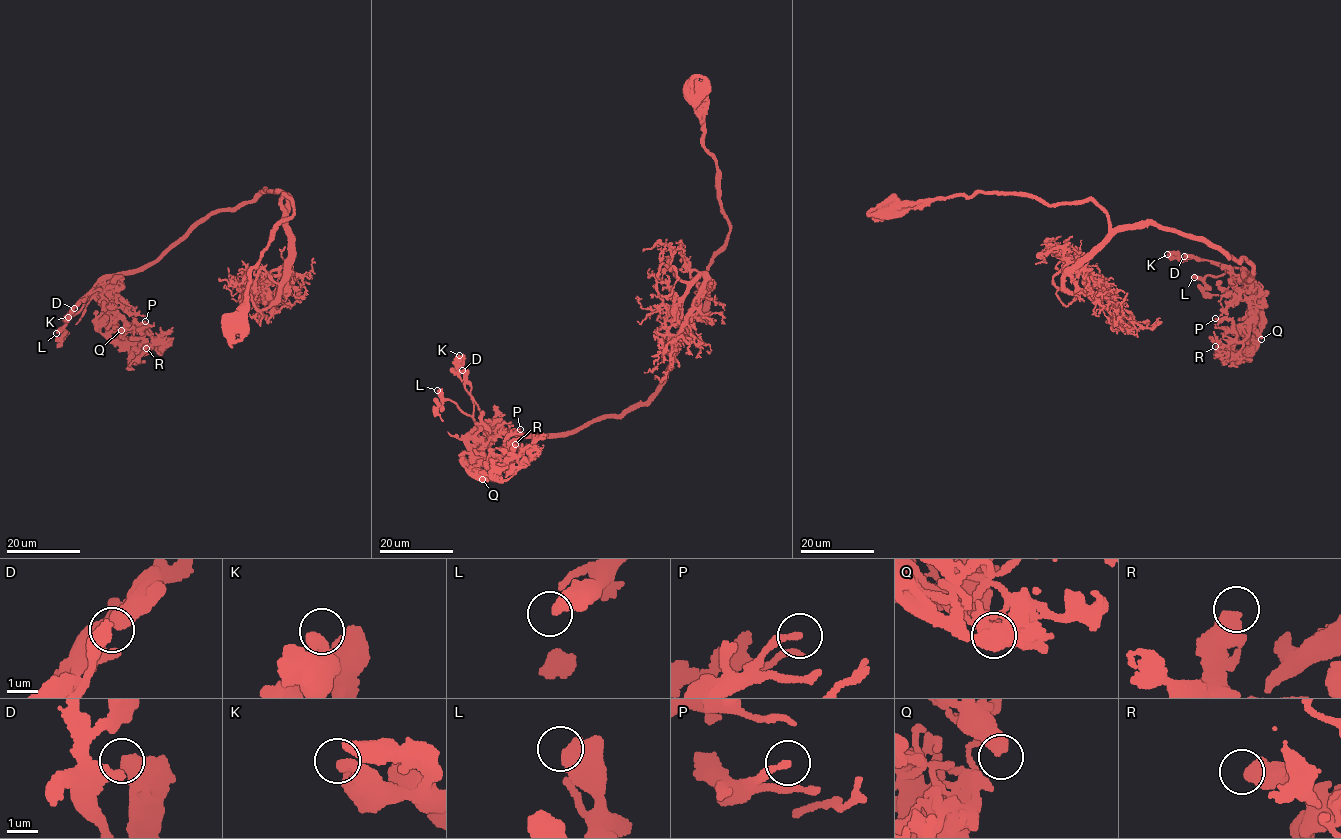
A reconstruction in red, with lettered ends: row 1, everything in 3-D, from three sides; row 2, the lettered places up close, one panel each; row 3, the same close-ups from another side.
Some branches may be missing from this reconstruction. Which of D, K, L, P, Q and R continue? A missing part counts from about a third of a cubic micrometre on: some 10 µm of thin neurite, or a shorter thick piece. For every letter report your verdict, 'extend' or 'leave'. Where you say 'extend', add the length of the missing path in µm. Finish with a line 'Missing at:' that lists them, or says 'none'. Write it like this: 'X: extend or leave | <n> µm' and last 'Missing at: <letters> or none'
D: leave
K: leave
L: extend | 10 µm
P: leave
Q: leave
R: leave
Missing at: L

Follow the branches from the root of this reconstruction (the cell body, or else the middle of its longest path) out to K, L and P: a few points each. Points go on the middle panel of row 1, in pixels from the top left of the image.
K: (690, 93), (730, 231), (709, 264), (706, 307), (652, 396), (552, 437), (484, 426), (459, 376), (459, 355)
L: (690, 93), (730, 231), (709, 264), (706, 307), (666, 380), (620, 415), (541, 438), (484, 426), (437, 390)
P: (690, 93), (730, 222), (707, 271), (706, 307), (647, 401), (552, 437), (482, 426), (487, 458), (520, 429)

